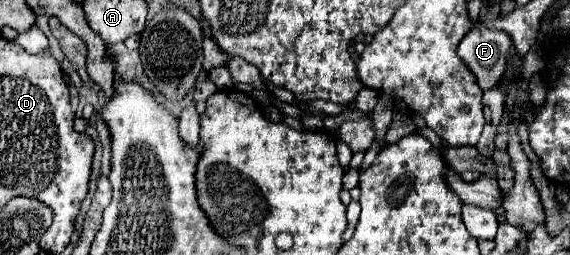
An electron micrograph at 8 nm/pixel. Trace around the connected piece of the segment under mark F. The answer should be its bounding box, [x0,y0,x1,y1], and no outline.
[457,26,513,90]

